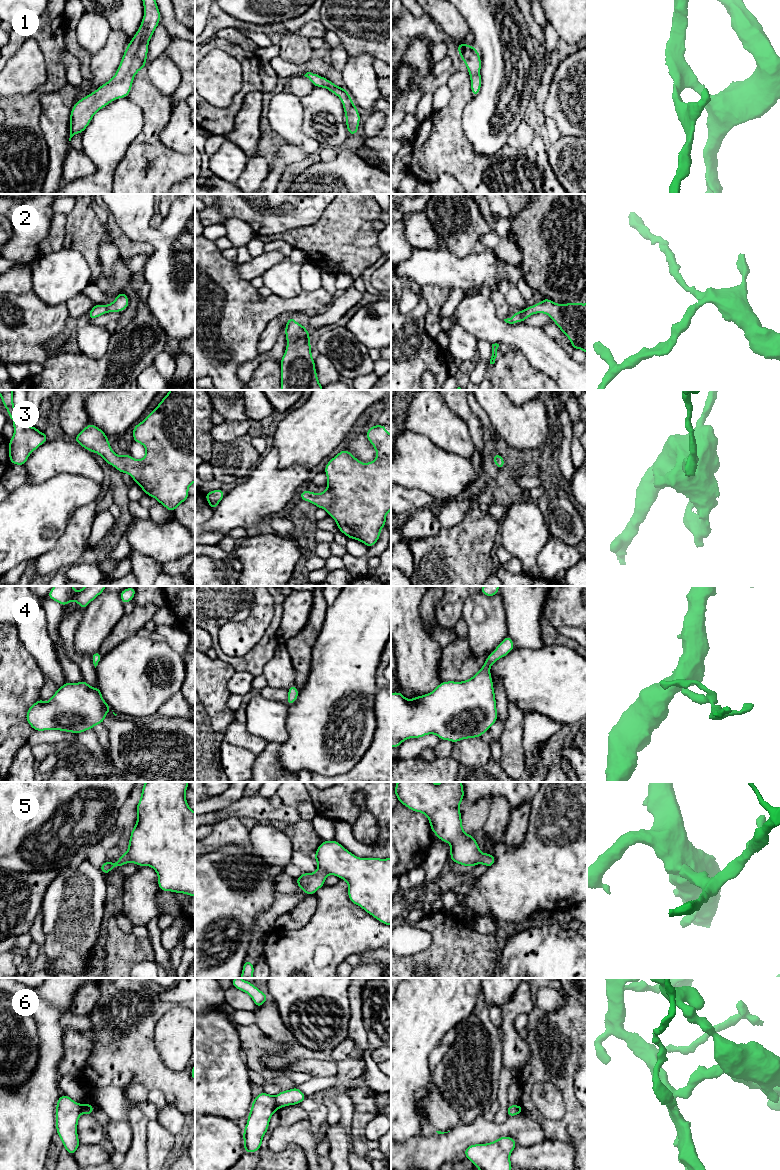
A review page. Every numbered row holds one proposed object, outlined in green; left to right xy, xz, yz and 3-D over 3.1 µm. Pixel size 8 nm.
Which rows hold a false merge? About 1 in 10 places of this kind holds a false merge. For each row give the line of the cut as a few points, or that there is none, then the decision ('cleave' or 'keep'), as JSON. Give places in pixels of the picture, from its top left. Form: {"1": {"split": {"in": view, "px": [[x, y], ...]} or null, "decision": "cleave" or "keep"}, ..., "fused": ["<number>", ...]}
{"1": {"split": null, "decision": "keep"}, "2": {"split": null, "decision": "keep"}, "3": {"split": null, "decision": "keep"}, "4": {"split": null, "decision": "keep"}, "5": {"split": null, "decision": "keep"}, "6": {"split": {"in": "xz", "px": [[273, 1096], [279, 1107]]}, "decision": "cleave"}, "fused": ["6"]}

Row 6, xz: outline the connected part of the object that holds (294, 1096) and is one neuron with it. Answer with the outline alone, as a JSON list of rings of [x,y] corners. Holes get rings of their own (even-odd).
[[[294,1087],[290,1090],[284,1090],[274,1096],[278,1107],[287,1107],[289,1105],[300,1104],[307,1096],[299,1090],[297,1087]]]

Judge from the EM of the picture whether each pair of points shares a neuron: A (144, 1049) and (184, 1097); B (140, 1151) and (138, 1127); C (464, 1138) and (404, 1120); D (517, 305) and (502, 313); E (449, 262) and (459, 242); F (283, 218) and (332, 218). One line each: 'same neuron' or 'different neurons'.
A: same neuron
B: same neuron
C: different neurons
D: different neurons
E: different neurons
F: different neurons

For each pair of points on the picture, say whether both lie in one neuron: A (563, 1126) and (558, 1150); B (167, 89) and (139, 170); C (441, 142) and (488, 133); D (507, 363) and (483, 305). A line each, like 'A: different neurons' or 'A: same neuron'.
A: different neurons
B: different neurons
C: different neurons
D: different neurons

